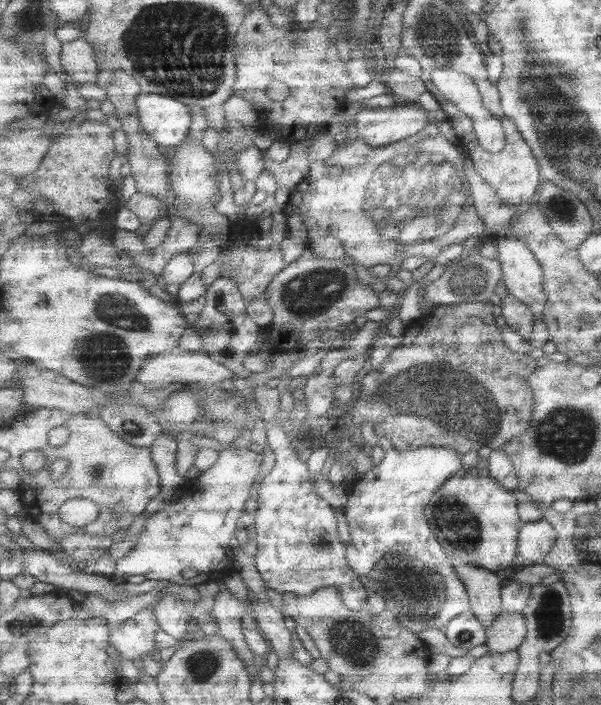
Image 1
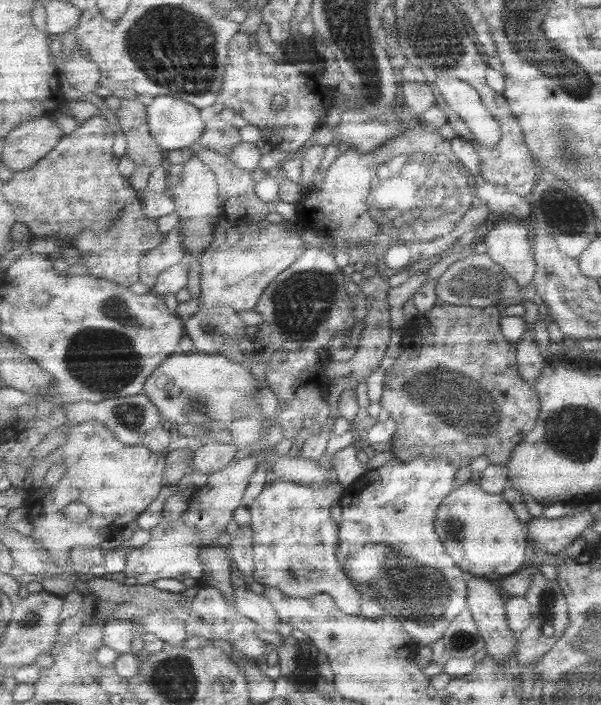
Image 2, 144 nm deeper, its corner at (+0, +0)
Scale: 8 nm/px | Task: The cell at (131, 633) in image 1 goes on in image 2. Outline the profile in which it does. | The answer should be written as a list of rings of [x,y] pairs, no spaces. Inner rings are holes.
[[[111,620],[105,624],[105,646],[115,654],[133,654],[133,640],[145,636],[143,622],[137,620]]]

